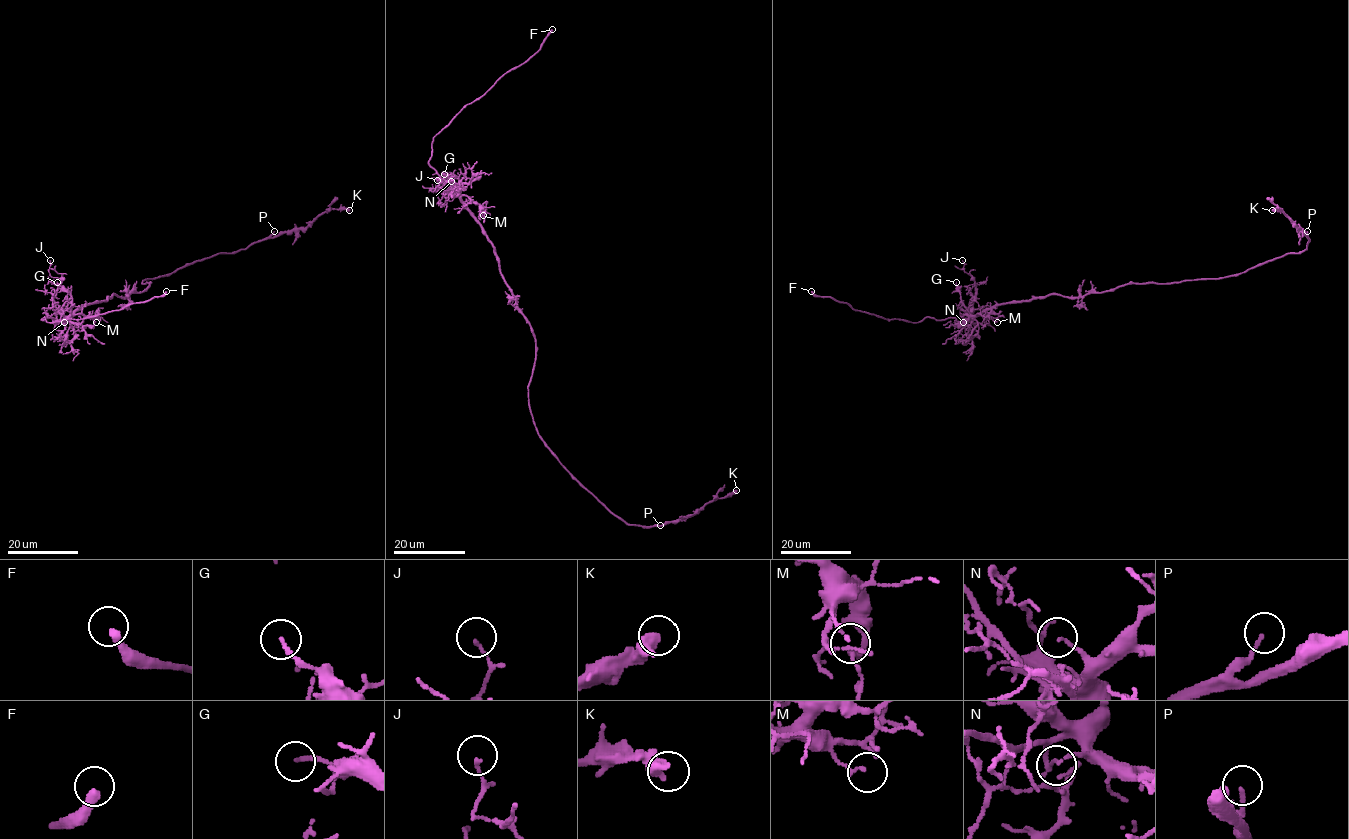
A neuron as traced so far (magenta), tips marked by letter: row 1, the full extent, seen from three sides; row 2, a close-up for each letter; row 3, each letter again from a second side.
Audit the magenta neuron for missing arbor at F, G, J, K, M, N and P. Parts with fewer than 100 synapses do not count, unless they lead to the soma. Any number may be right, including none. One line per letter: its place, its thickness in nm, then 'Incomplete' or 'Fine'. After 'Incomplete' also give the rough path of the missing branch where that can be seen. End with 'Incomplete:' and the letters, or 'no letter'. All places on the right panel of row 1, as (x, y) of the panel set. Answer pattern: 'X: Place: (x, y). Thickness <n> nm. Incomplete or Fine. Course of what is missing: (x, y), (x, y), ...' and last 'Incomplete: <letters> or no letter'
F: Place: (811, 291). Thickness 320 nm. Incomplete
G: Place: (956, 282). Thickness 130 nm. Fine
J: Place: (962, 260). Thickness 110 nm. Fine
K: Place: (1272, 210). Thickness 440 nm. Fine
M: Place: (997, 322). Thickness 150 nm. Fine
N: Place: (963, 322). Thickness 100 nm. Fine
P: Place: (1307, 231). Thickness 130 nm. Fine
Incomplete: F

